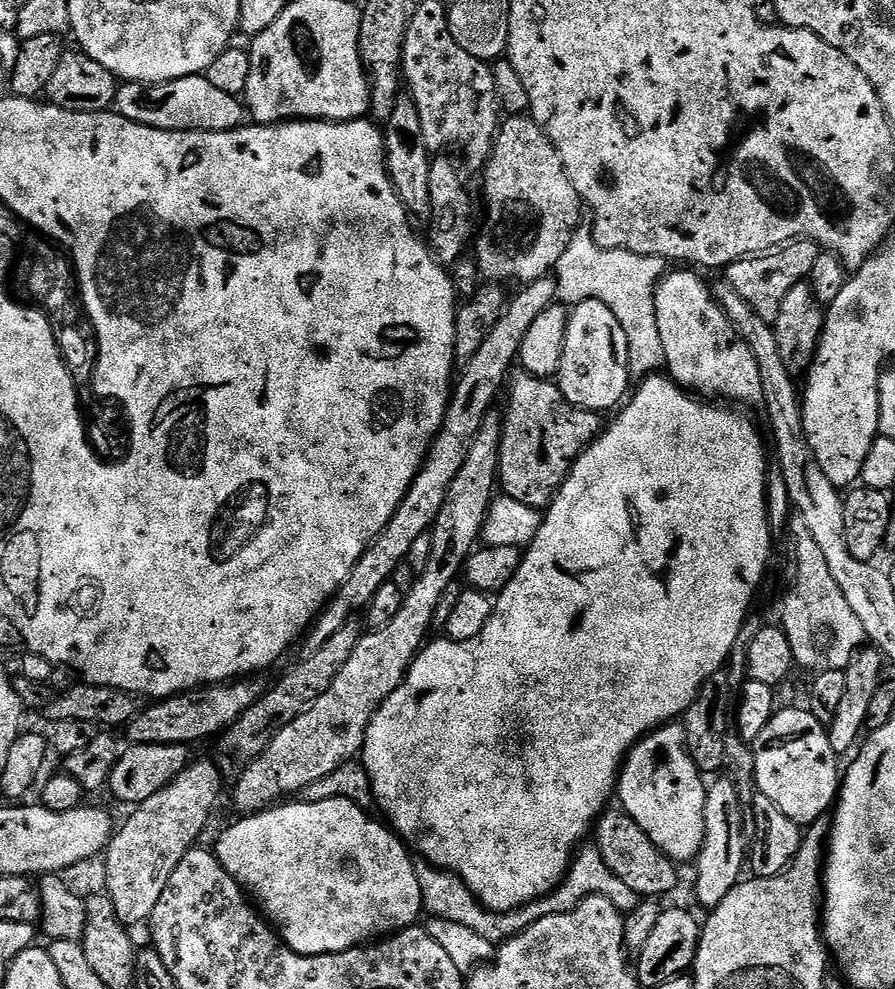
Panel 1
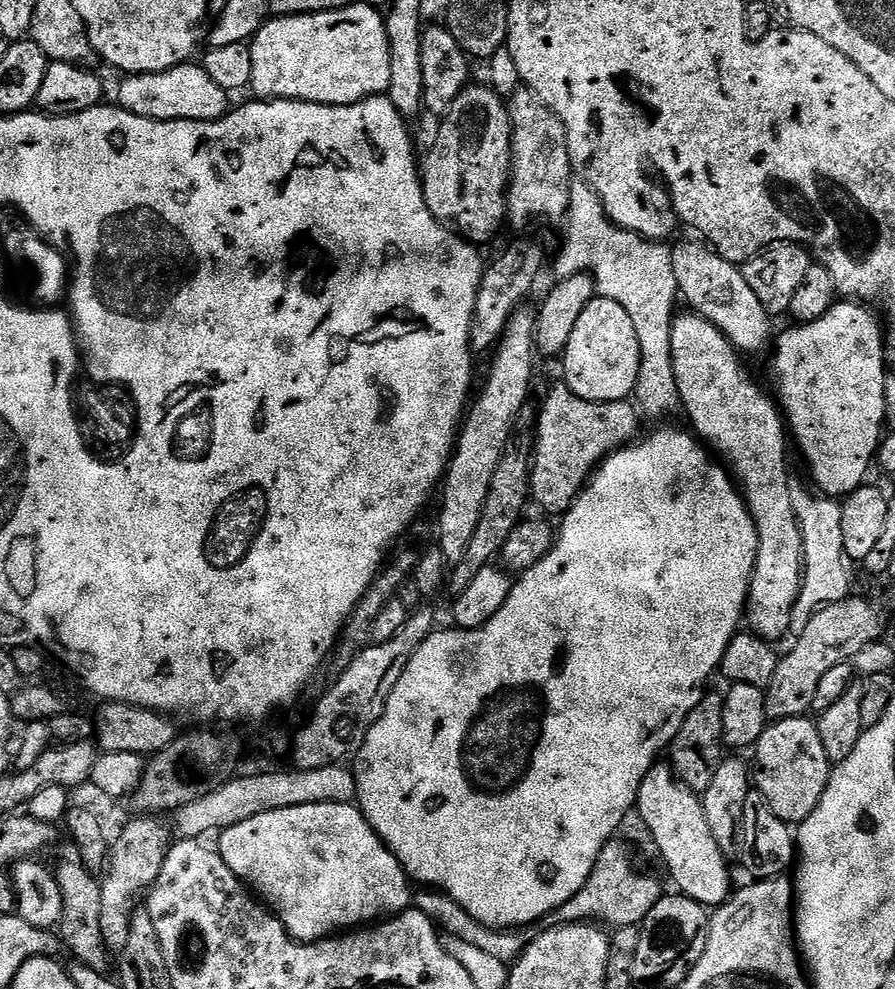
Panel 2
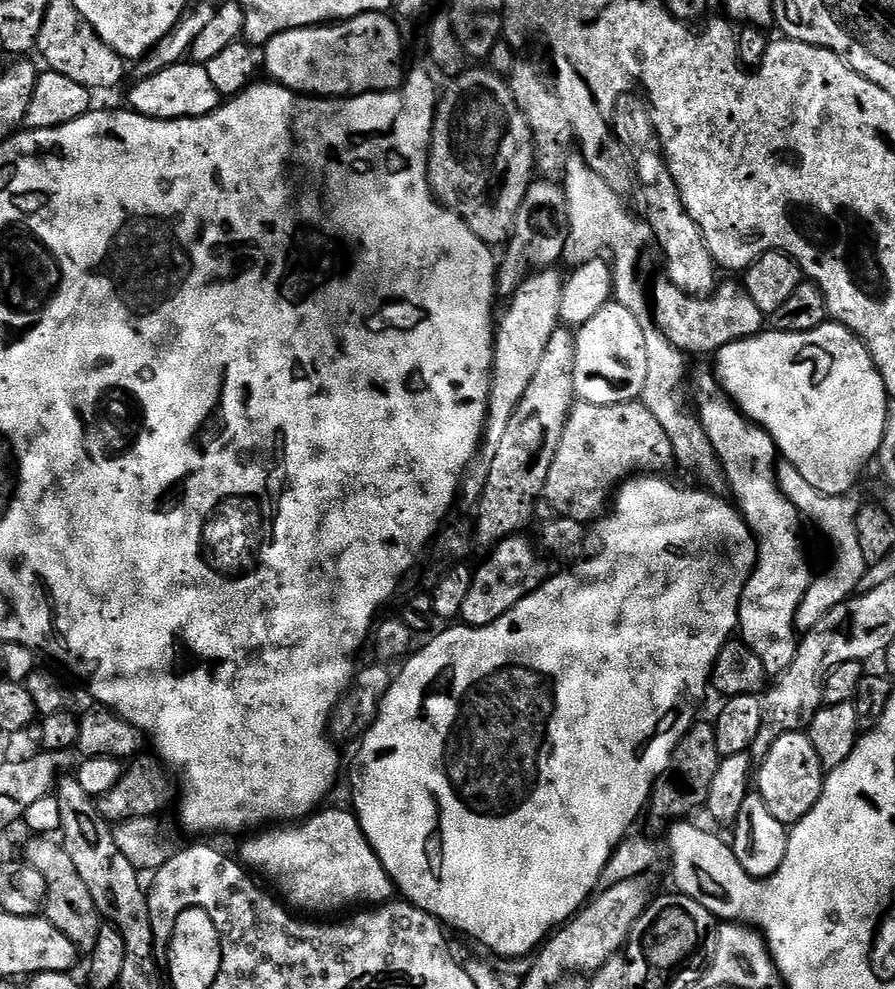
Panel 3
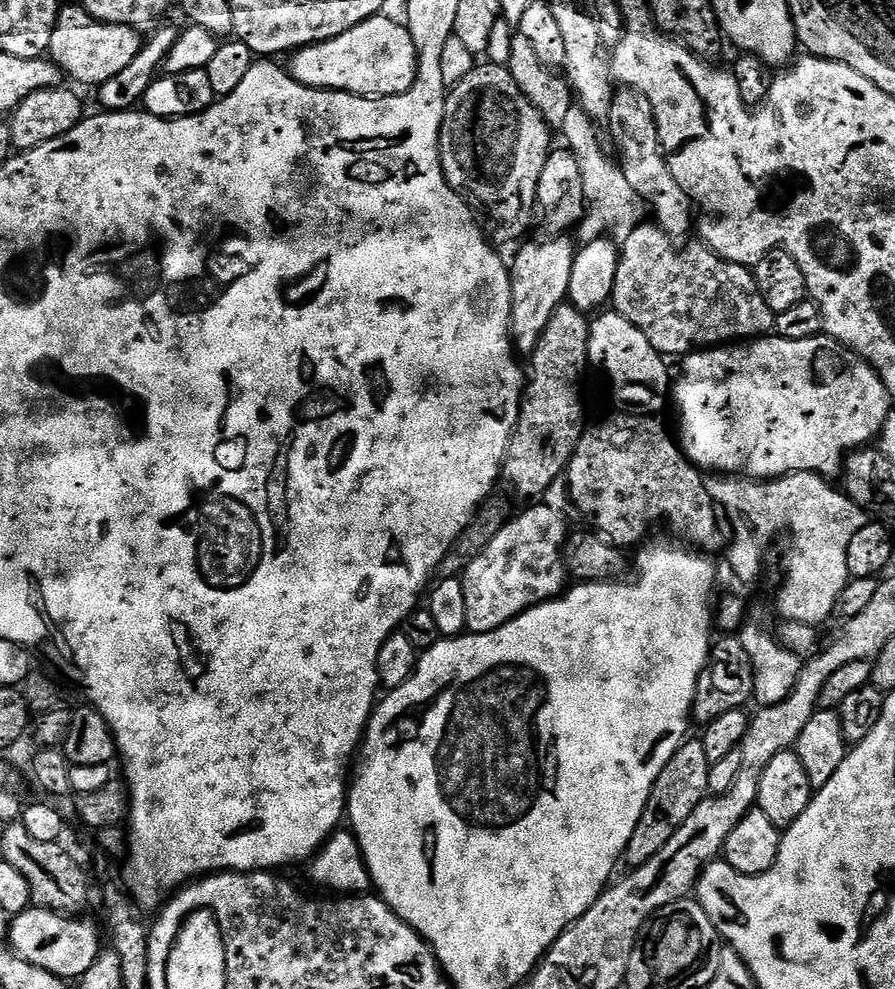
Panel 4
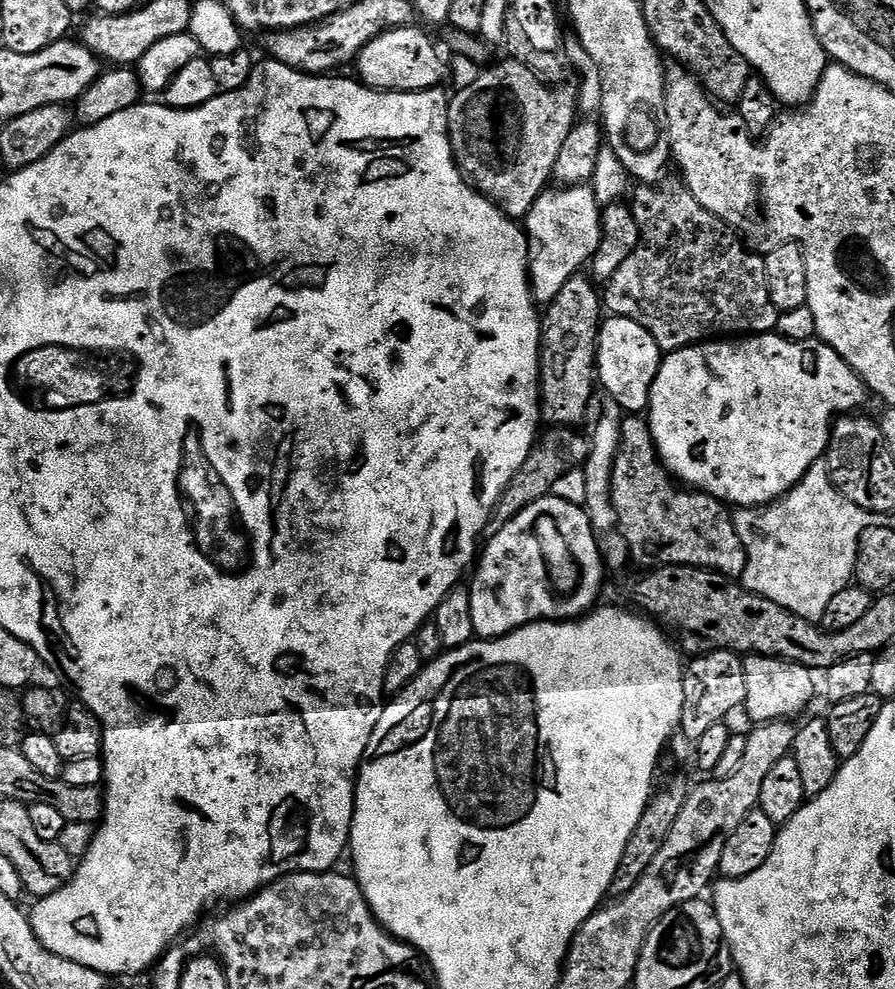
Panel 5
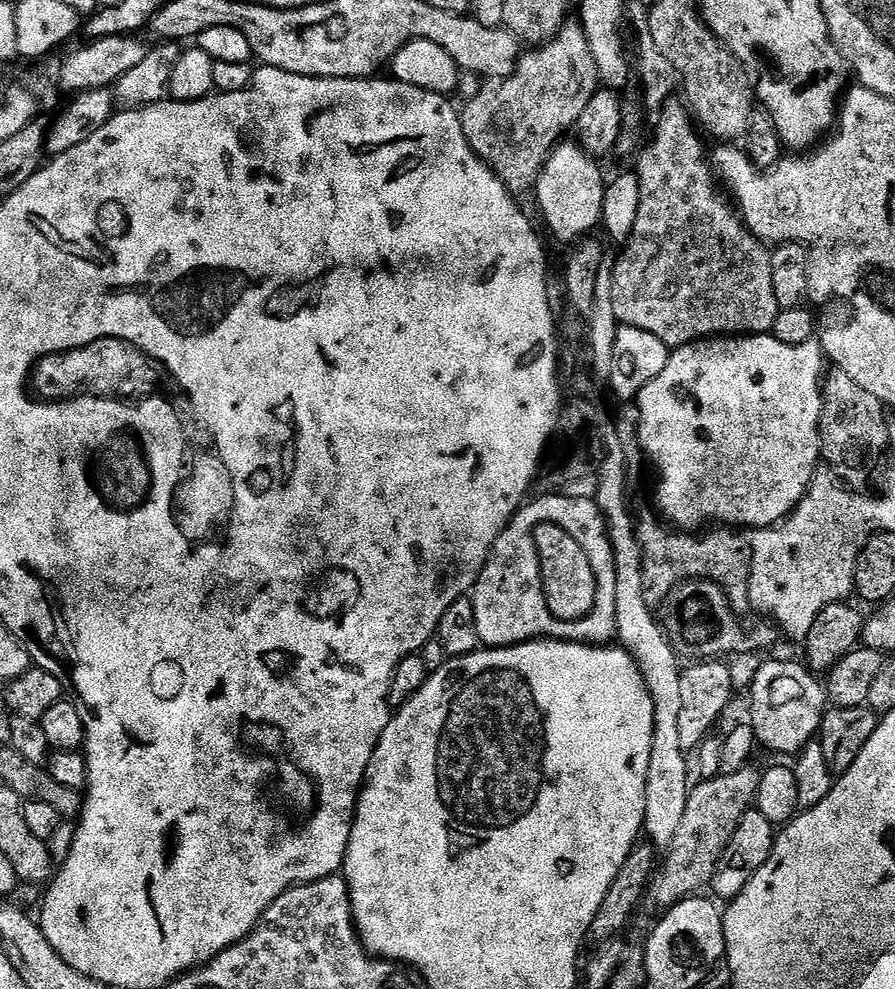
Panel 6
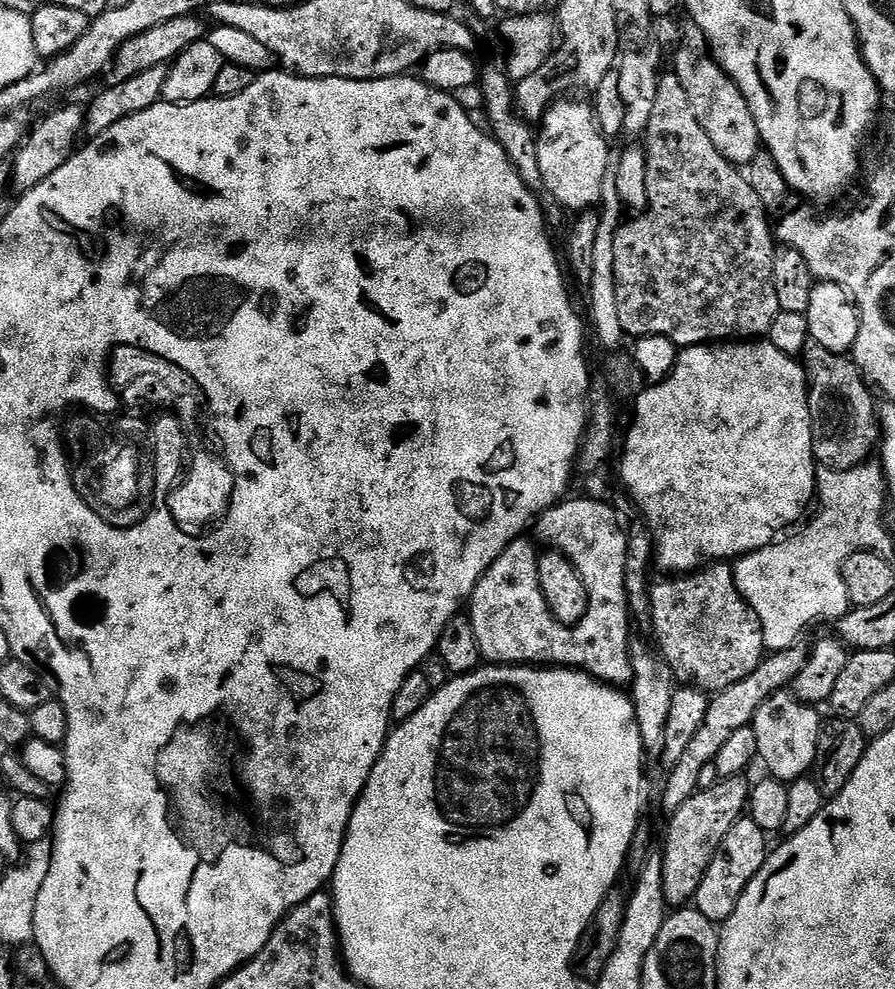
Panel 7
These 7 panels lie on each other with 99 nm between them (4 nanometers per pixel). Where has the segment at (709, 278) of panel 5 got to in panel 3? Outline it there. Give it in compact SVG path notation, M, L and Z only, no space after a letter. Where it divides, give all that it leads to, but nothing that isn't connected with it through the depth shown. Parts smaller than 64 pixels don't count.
M661 278L656 289L650 292L650 308L656 327L666 334L672 345L685 354L709 352L715 354L722 346L758 336L766 328L766 313L754 306L754 298L744 289L743 283L721 283L711 295L695 296L684 292L667 278Z

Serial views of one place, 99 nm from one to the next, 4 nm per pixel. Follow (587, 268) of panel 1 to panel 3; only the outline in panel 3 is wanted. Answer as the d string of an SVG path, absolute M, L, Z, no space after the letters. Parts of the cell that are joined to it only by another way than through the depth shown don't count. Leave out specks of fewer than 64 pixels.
M580 154L569 156L562 173L562 187L568 215L563 263L568 266L585 264L601 254L608 254L604 252L612 252L610 263L615 303L626 306L626 310L638 318L642 334L646 334L646 386L642 386L639 401L646 406L646 410L650 410L650 414L654 414L654 418L658 418L662 430L666 430L676 454L675 463L684 468L696 468L697 474L704 479L705 489L720 490L726 484L726 473L716 457L714 446L710 446L710 438L706 438L706 430L697 413L688 409L688 396L684 393L684 379L688 376L685 353L679 352L650 319L650 300L640 281L640 259L644 251L654 244L651 226L624 205L623 195L612 189L600 174L596 174Z

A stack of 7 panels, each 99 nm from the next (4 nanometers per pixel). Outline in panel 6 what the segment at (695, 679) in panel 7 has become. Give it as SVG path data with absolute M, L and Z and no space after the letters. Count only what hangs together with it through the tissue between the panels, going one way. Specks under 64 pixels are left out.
M655 511L652 512L637 515L634 520L638 546L642 546L642 598L646 598L646 606L656 610L667 604L672 591L686 580L709 580L724 591L735 612L747 613L750 608L751 543L728 526L716 526L708 530L713 532L703 534L673 530Z

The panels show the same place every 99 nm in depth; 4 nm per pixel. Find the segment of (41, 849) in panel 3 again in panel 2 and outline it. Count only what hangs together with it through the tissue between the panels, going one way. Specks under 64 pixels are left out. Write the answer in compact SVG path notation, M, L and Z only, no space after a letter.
M83 863L64 864L55 869L56 881L62 892L62 918L58 925L58 936L64 944L77 956L79 963L90 970L107 973L110 953L106 942L102 942L102 894L101 881L96 880L91 871Z

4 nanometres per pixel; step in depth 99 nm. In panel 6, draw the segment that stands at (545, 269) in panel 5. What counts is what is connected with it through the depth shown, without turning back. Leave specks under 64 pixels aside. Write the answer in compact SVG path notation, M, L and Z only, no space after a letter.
M561 142L550 154L544 164L534 189L534 200L538 205L539 215L544 215L544 224L552 231L552 236L562 243L572 246L581 238L595 233L601 227L602 206L606 176L600 173L595 159L589 156L579 143Z

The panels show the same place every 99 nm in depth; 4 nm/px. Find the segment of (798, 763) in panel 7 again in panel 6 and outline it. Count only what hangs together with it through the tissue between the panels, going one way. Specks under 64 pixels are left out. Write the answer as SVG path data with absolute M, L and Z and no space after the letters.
M768 660L752 676L750 723L756 735L756 743L761 749L769 748L770 751L781 752L789 758L795 757L807 744L817 739L824 713L830 707L825 685L821 681L819 684L816 681L819 679L803 663L800 664L795 664L792 660Z

